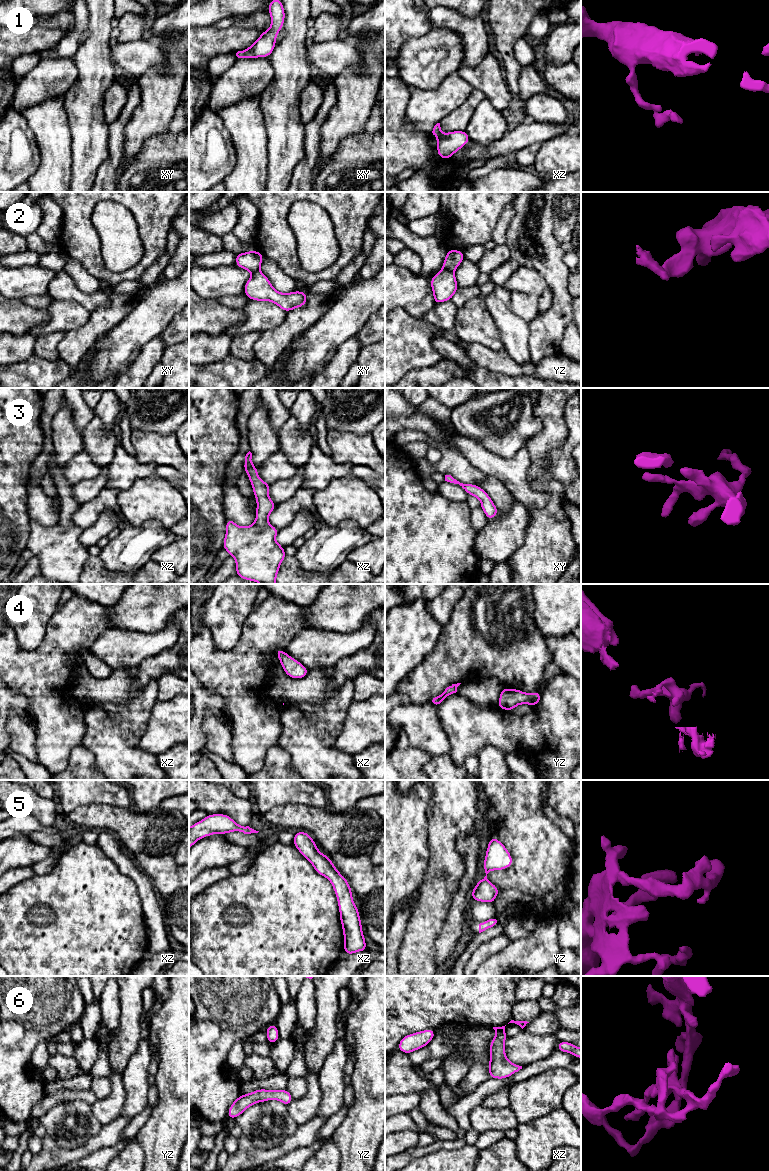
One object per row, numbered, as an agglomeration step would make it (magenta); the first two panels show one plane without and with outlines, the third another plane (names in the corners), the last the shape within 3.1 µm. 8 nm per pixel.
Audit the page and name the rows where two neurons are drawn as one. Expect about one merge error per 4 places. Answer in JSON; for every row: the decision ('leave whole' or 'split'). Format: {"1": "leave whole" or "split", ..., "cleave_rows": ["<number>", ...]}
{"1": "leave whole", "2": "split", "3": "leave whole", "4": "leave whole", "5": "leave whole", "6": "leave whole", "cleave_rows": ["2"]}

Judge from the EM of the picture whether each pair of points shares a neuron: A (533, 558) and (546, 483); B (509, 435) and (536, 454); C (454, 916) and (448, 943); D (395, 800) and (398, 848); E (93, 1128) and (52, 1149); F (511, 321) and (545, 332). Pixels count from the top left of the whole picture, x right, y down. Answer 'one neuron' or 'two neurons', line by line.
A: one neuron
B: two neurons
C: one neuron
D: one neuron
E: two neurons
F: two neurons

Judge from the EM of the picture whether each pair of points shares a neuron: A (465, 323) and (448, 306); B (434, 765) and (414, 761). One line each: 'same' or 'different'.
A: different
B: different

